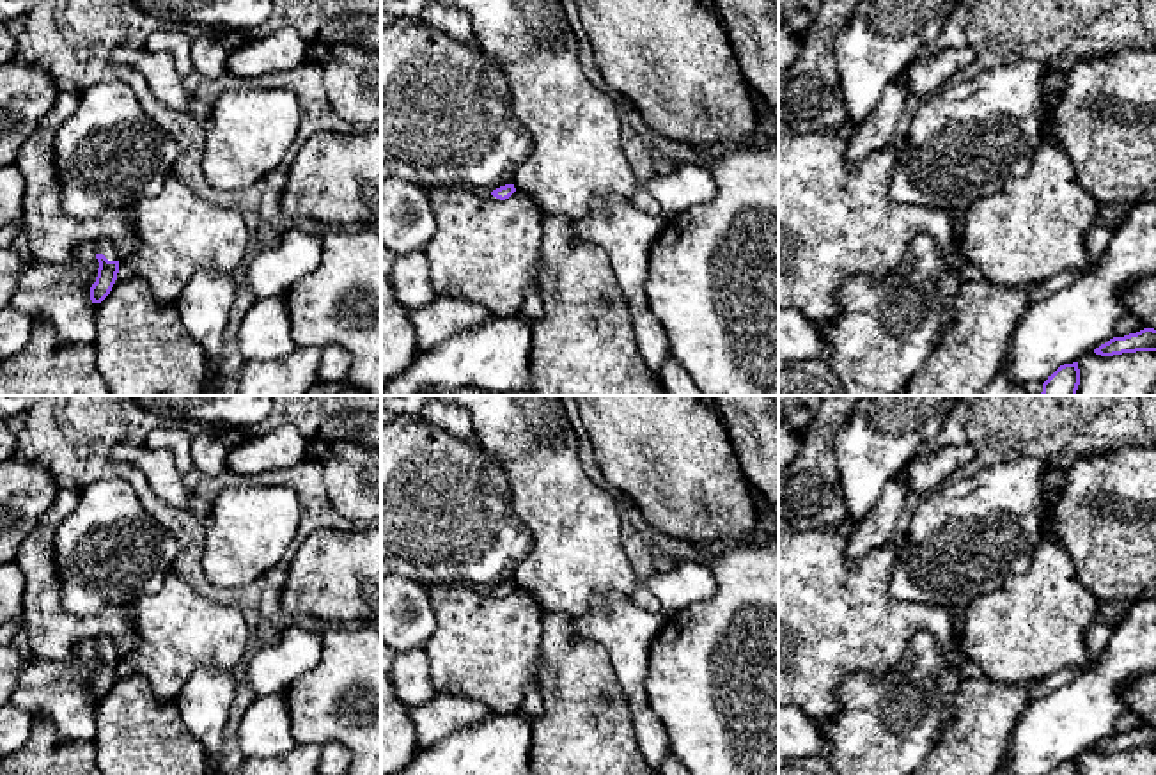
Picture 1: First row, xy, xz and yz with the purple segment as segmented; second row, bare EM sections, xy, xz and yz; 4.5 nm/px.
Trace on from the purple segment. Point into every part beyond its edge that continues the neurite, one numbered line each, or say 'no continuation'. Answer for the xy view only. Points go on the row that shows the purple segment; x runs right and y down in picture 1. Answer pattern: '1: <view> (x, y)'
1: xy (107, 249)

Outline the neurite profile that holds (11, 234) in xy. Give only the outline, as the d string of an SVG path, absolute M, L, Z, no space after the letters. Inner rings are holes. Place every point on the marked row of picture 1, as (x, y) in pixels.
M9 223L0 227L0 250L23 243L23 227Z

